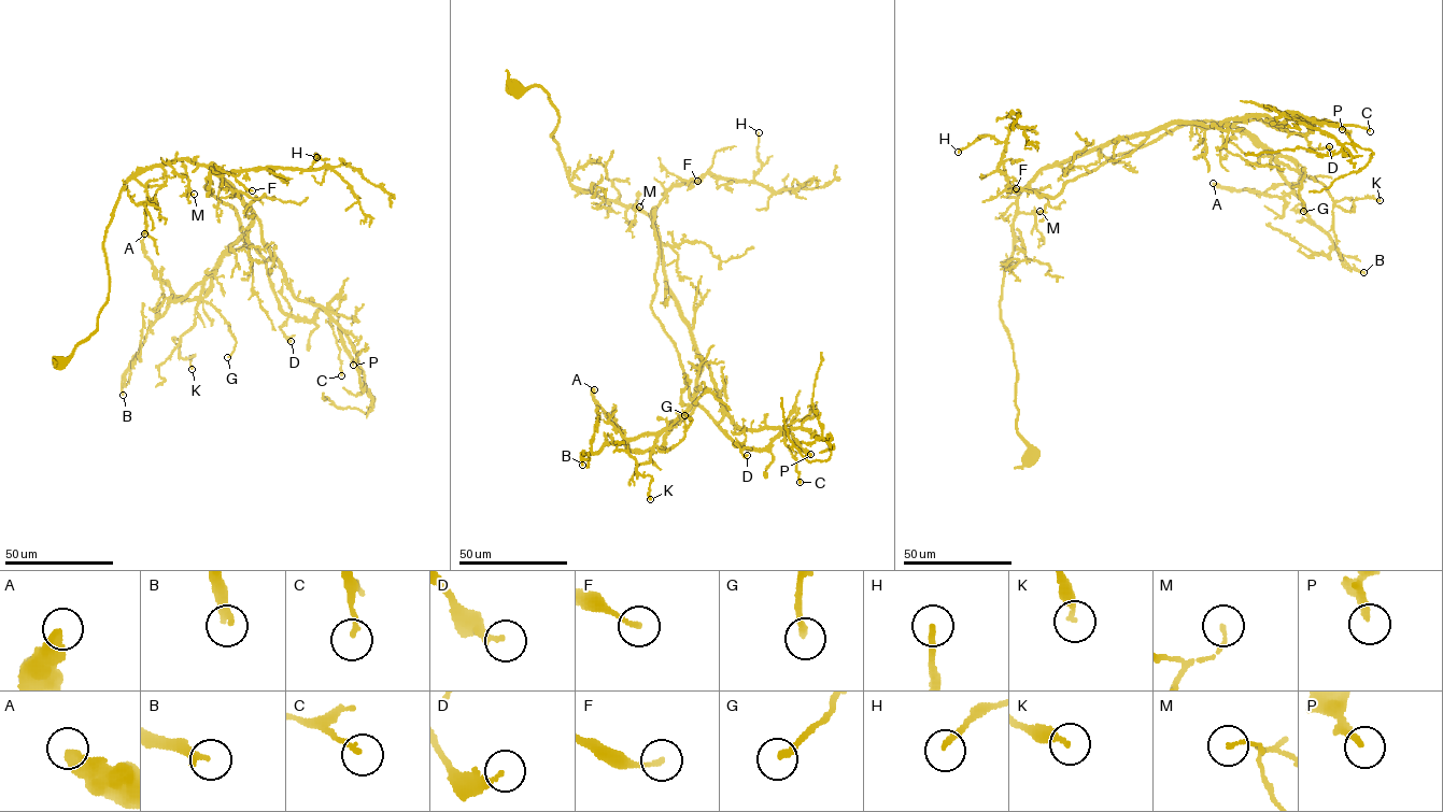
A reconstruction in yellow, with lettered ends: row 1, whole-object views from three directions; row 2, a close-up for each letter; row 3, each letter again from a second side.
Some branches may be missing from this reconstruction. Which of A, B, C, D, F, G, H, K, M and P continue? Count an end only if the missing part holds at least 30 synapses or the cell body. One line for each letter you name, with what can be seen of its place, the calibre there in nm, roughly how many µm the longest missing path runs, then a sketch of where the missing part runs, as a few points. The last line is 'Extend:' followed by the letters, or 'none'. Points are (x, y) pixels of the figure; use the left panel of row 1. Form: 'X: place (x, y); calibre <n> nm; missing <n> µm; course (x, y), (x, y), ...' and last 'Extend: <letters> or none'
Extend: none

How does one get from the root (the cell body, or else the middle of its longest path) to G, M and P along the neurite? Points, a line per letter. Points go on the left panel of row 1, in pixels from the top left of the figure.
G: (60, 362), (97, 329), (125, 182), (183, 159), (213, 165), (253, 215), (201, 293), (235, 338), (227, 357)
M: (60, 362), (97, 329), (109, 289), (104, 234), (125, 182), (182, 158), (189, 194), (194, 194)
P: (60, 362), (97, 329), (125, 182), (183, 159), (251, 211), (283, 311), (333, 310), (353, 365)

